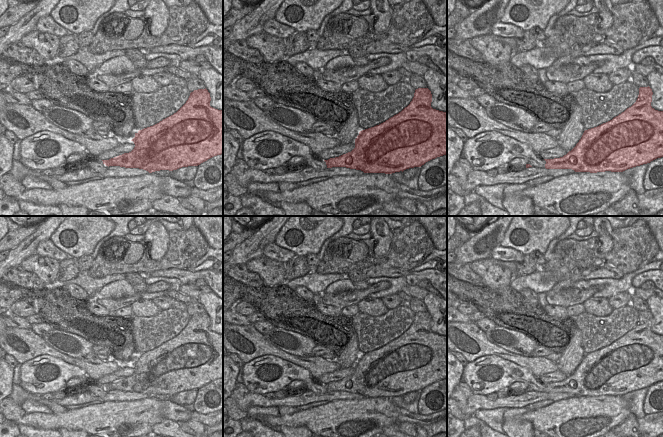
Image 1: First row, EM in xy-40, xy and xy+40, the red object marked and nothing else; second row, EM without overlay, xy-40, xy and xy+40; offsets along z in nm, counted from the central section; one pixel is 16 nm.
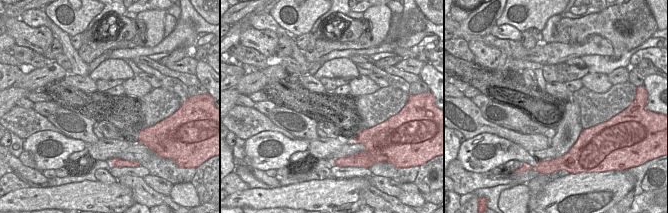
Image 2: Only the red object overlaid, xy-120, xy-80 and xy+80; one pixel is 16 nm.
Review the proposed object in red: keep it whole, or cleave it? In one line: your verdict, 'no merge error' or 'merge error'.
merge error

